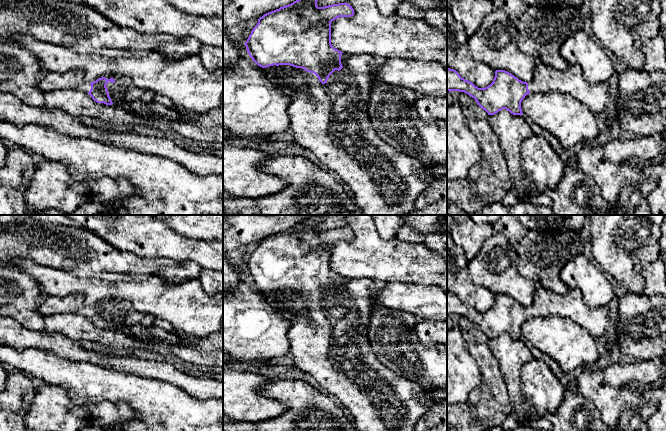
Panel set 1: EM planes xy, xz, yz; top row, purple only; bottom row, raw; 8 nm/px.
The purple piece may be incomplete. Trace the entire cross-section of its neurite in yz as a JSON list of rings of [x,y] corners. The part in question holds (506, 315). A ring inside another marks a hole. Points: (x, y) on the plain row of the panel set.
[[[538,282],[529,307],[505,294],[496,294],[493,306],[485,312],[478,312],[462,302],[456,294],[447,291],[447,315],[468,318],[488,339],[506,333],[513,339],[521,340],[521,326],[530,317],[566,318],[587,330],[594,338],[603,335],[610,325],[608,306],[589,307],[580,289],[558,294]]]

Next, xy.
[[[81,294],[43,298],[38,310],[44,316],[67,313],[81,314],[87,316],[97,327],[106,329],[130,328],[134,325],[153,326],[156,321],[155,316],[137,311],[130,302],[124,300],[107,300],[89,307]]]

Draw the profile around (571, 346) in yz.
[[[530,317],[522,324],[521,333],[533,346],[554,359],[569,376],[575,368],[589,367],[599,358],[595,338],[587,330],[566,318]]]

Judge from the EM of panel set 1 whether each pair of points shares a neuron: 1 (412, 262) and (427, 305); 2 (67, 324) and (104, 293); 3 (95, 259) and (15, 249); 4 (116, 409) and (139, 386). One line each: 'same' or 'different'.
1: different
2: different
3: same
4: different

